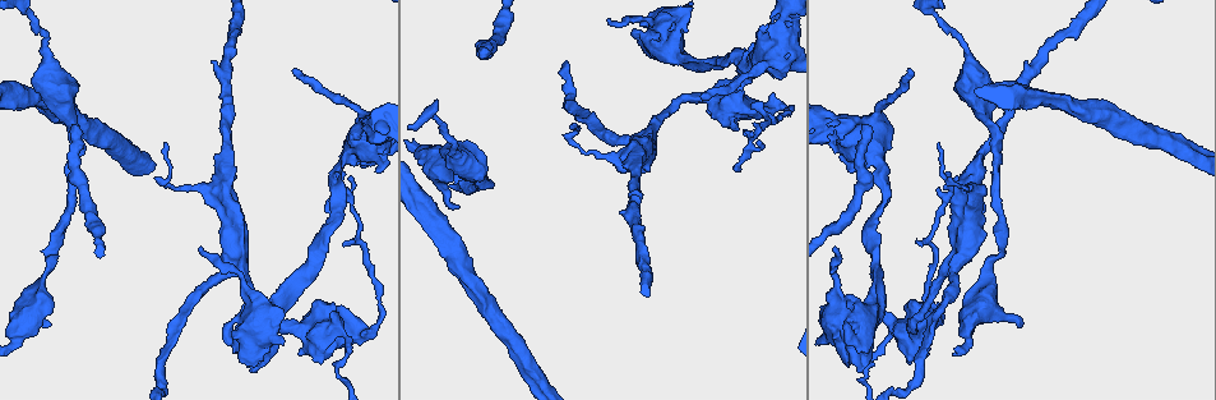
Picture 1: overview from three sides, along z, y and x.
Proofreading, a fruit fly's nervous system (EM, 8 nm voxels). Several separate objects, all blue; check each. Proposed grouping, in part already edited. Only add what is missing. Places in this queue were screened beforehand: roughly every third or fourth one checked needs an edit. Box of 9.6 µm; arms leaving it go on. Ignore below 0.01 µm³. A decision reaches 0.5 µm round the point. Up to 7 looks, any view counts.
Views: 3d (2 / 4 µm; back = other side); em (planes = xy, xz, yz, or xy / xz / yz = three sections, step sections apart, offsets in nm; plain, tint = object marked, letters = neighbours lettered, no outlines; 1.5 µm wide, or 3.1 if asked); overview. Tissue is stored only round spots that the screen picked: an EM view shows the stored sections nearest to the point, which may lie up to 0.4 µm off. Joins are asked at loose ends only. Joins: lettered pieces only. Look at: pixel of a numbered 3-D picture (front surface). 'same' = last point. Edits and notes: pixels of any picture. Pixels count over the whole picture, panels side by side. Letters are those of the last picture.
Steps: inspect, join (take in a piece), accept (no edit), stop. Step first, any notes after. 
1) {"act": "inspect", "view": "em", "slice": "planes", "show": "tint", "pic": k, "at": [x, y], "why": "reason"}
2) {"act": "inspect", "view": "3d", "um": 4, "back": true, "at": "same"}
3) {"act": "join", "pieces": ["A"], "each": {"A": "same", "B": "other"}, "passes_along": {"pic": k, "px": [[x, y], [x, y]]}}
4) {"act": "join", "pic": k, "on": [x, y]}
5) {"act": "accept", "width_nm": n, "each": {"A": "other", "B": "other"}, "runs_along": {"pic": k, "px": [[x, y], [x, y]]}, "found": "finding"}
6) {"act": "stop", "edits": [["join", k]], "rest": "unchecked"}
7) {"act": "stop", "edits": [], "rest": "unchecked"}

{"act": "inspect", "view": "3d", "um": 4, "pic": 1, "at": [73, 128], "why": "an open end"}

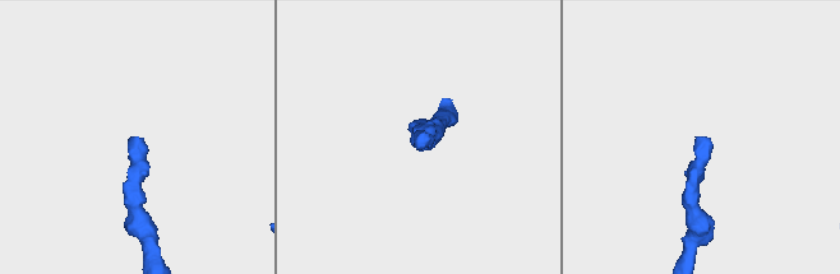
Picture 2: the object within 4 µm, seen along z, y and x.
{"act": "inspect", "view": "em", "slice": "planes", "show": "letters", "pic": 2, "at": [134, 139], "why": "shape alone is not enough"}

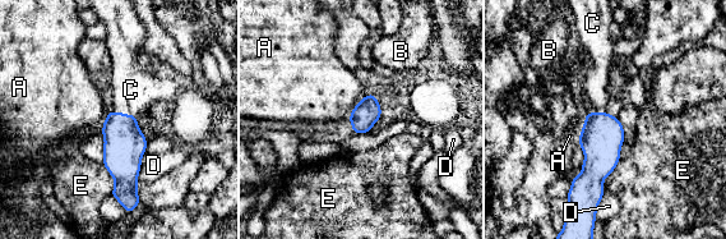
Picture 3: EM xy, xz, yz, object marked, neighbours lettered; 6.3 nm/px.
{"act": "join", "pieces": ["C"], "each": {"A": "other", "B": "other", "C": "same", "D": "other", "E": "other"}, "passes_along": {"pic": 3, "px": [[125, 145], [123, 113], [130, 90]]}, "found": "it goes on there"}

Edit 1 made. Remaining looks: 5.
{"act": "inspect", "view": "overview"}

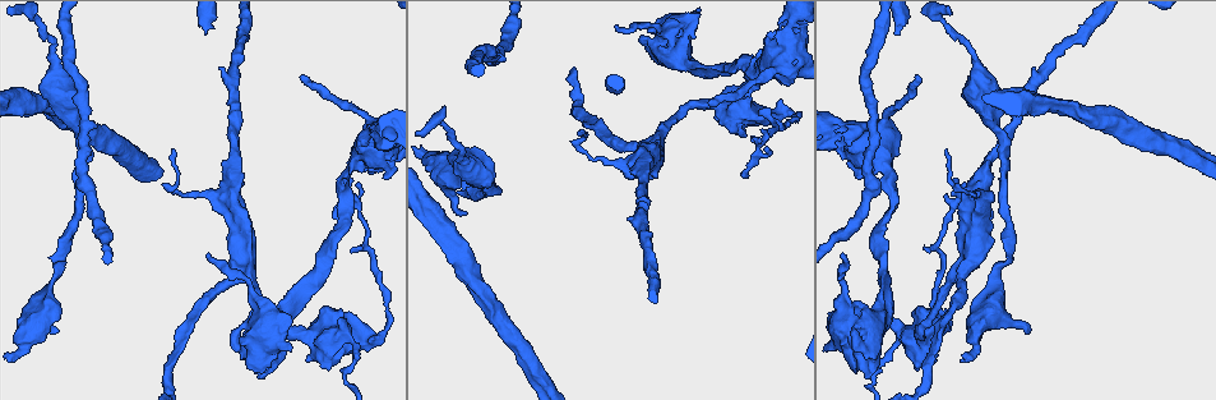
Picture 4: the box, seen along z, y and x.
{"act": "inspect", "view": "3d", "um": 4, "pic": 4, "at": [918, 367], "why": "an open end"}

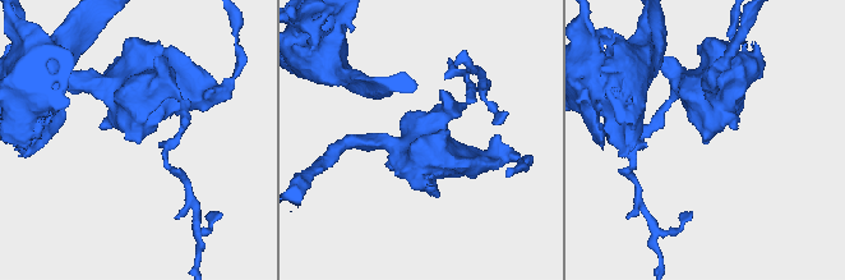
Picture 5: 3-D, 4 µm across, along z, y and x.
{"act": "inspect", "view": "em", "slice": "planes", "show": "letters", "pic": 5, "at": [704, 142], "why": "shape alone is not enough"}

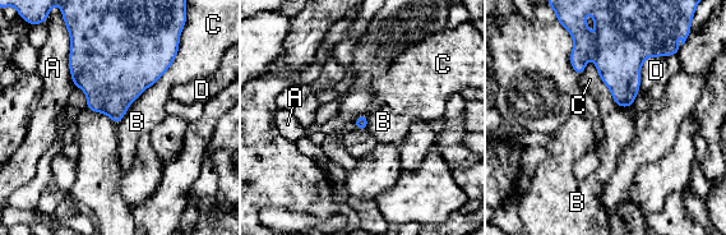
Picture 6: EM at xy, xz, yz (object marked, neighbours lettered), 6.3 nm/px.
{"act": "accept", "each": {"A": "other", "B": "other", "C": "other", "D": "other"}, "border": {"pic": 6, "px": [[133, 101], [118, 124]]}, "found": "none of them fits"}

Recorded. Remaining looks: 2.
{"act": "stop", "edits": [["join", 3]], "rest": "unchecked"}

